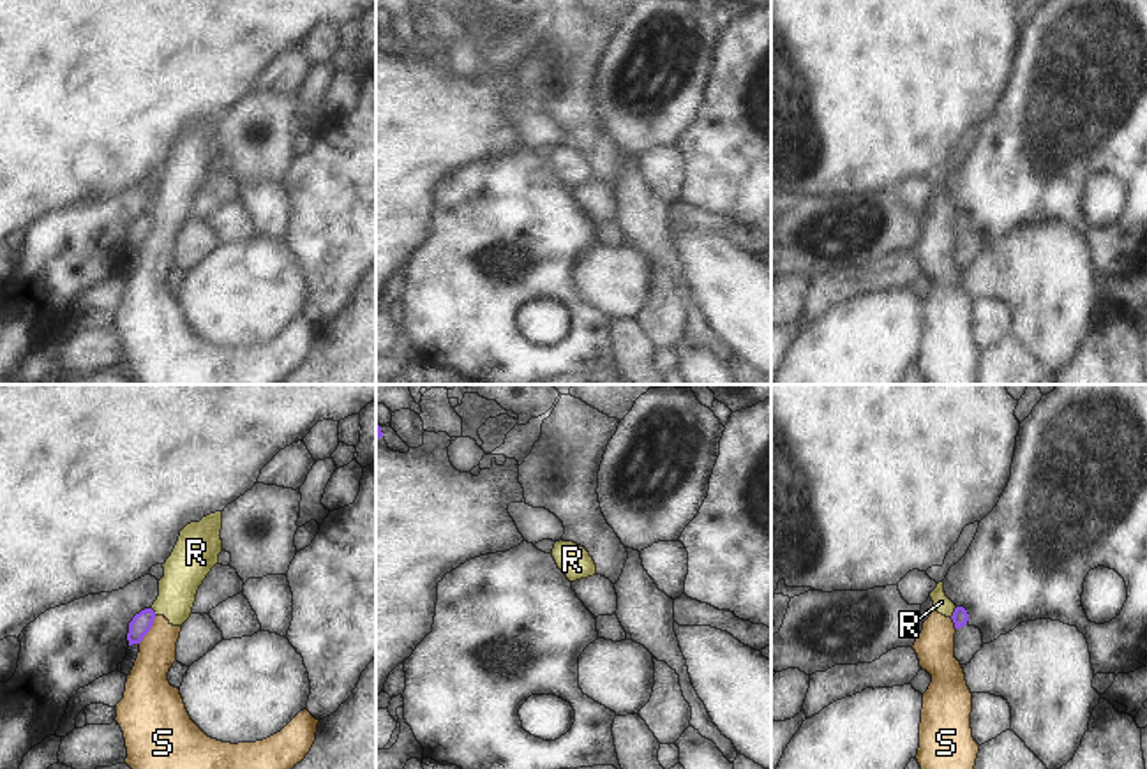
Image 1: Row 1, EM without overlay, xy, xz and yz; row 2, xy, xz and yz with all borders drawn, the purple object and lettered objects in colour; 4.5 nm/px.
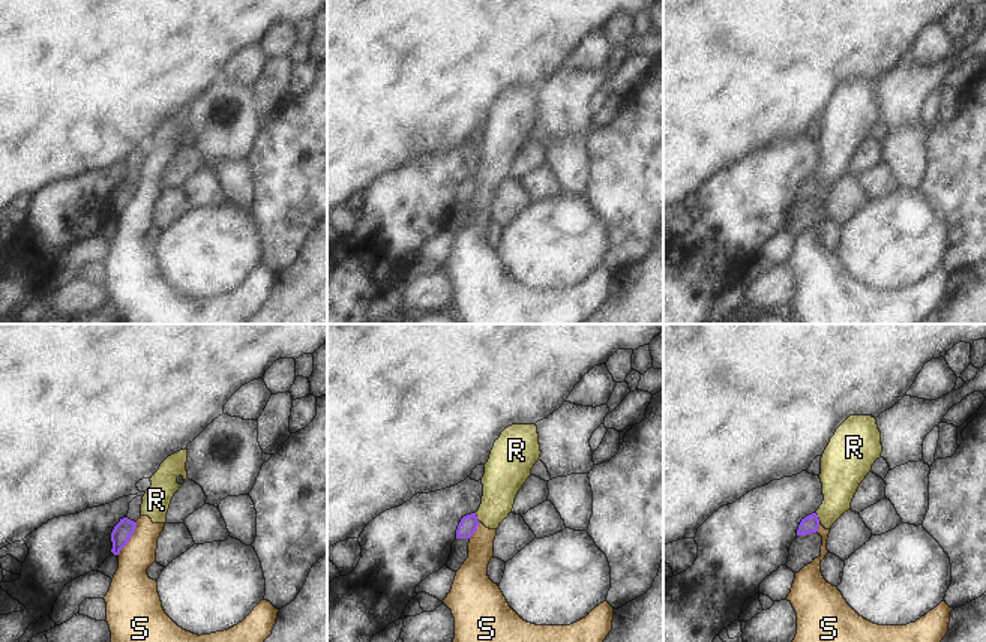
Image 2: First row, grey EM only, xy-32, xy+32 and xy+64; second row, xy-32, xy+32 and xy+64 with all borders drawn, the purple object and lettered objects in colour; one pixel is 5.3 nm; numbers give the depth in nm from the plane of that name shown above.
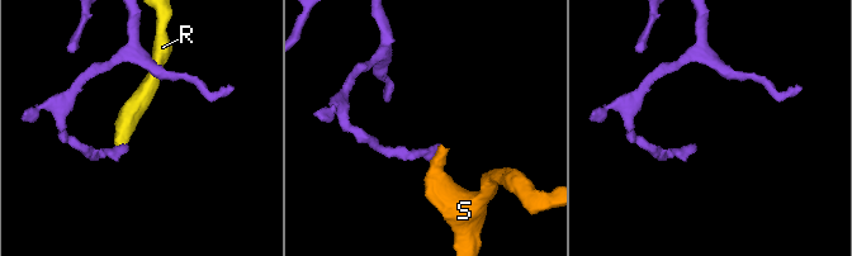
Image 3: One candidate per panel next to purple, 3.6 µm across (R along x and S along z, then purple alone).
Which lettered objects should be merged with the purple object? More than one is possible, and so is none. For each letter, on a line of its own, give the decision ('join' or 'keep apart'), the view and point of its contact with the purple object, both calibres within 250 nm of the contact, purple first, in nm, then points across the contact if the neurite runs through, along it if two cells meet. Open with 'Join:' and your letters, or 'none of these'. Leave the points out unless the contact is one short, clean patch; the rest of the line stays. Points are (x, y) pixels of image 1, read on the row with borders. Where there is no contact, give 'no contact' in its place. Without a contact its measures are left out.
Join: none of these
R: keep apart; contact yz (953, 612); calibres 70 and 80 nm; border yz (957, 607), (950, 616)
S: keep apart; contact xy (149, 630); calibres 90 and 190 nm; border xy (156, 616), (150, 630), (138, 642)

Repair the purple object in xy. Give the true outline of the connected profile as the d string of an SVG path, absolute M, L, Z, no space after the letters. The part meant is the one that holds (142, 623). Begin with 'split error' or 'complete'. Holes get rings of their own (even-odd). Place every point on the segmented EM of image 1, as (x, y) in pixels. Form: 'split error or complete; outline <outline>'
complete; outline M145 608L132 617L127 633L129 646L139 644L143 640L143 637L150 631L154 619L155 612L152 608Z

